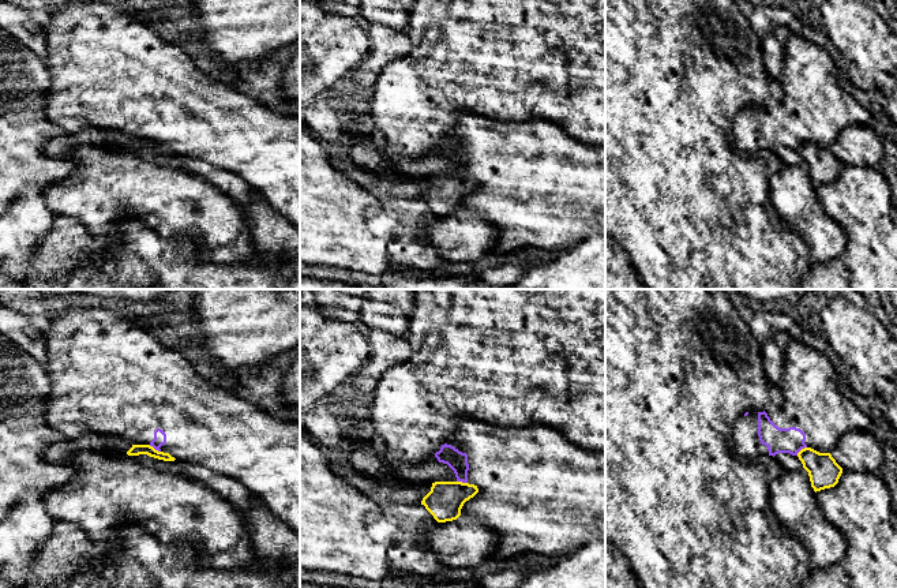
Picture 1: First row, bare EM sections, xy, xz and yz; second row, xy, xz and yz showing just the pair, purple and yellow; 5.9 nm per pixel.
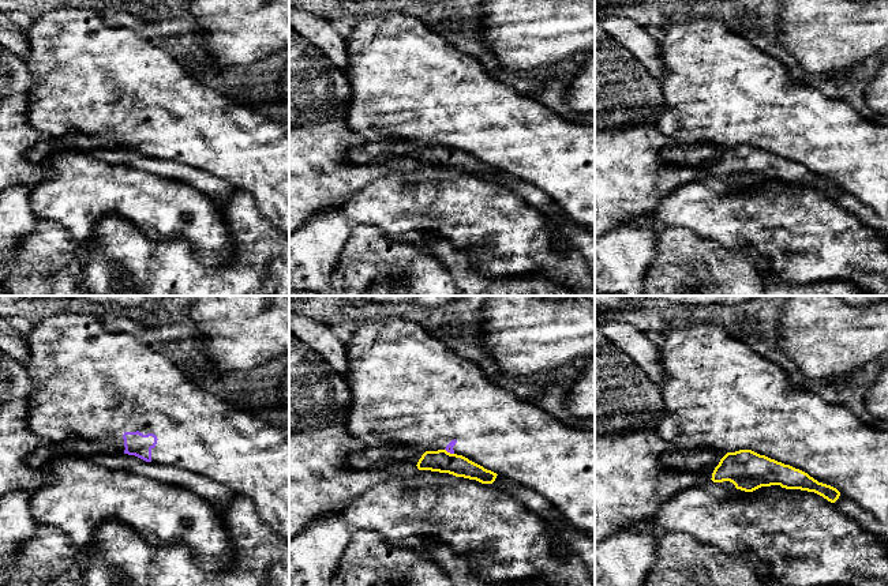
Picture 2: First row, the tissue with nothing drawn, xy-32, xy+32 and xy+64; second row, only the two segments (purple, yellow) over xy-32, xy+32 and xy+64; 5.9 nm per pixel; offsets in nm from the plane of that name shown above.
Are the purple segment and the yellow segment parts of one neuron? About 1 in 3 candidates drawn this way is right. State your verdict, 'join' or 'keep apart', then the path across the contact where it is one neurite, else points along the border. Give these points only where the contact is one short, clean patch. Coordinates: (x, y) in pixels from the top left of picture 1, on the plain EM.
join | across xy (160, 131), (154, 142), (137, 143)

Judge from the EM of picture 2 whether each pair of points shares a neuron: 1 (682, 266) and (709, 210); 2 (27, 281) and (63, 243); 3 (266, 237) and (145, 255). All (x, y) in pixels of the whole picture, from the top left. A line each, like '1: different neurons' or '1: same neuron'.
1: different neurons
2: same neuron
3: same neuron

